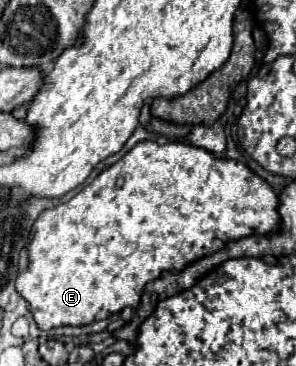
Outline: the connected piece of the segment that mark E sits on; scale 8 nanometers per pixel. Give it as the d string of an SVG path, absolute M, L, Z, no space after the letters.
M146 140L146 142L136 144L116 164L106 168L94 182L84 186L72 200L62 202L54 208L48 208L38 216L36 224L32 226L32 240L26 248L26 256L20 258L20 274L18 274L18 280L16 280L16 290L30 304L34 320L36 320L38 328L42 328L42 330L50 330L50 328L58 328L58 326L82 326L82 324L90 324L90 322L96 322L96 320L104 320L104 318L110 318L112 314L118 314L126 306L138 306L146 284L152 282L152 280L158 280L164 272L178 274L188 264L222 250L228 242L234 242L234 240L240 240L240 238L252 236L252 234L256 236L258 230L260 230L260 236L268 236L268 234L278 232L280 230L278 204L280 202L278 202L278 194L274 192L274 188L266 180L256 176L246 164L242 164L238 160L218 158L204 148L184 144L184 142L158 144L158 142Z

